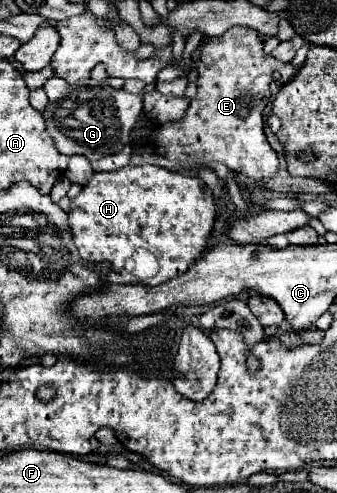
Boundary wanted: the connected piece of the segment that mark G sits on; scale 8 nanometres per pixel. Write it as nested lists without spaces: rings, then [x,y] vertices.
[[[53,75],[45,81],[43,89],[49,97],[43,117],[55,147],[63,155],[85,155],[89,161],[97,161],[107,153],[121,151],[123,145],[129,143],[129,131],[135,127],[135,121],[143,111],[143,95],[133,95],[107,83],[69,85],[65,79]]]

